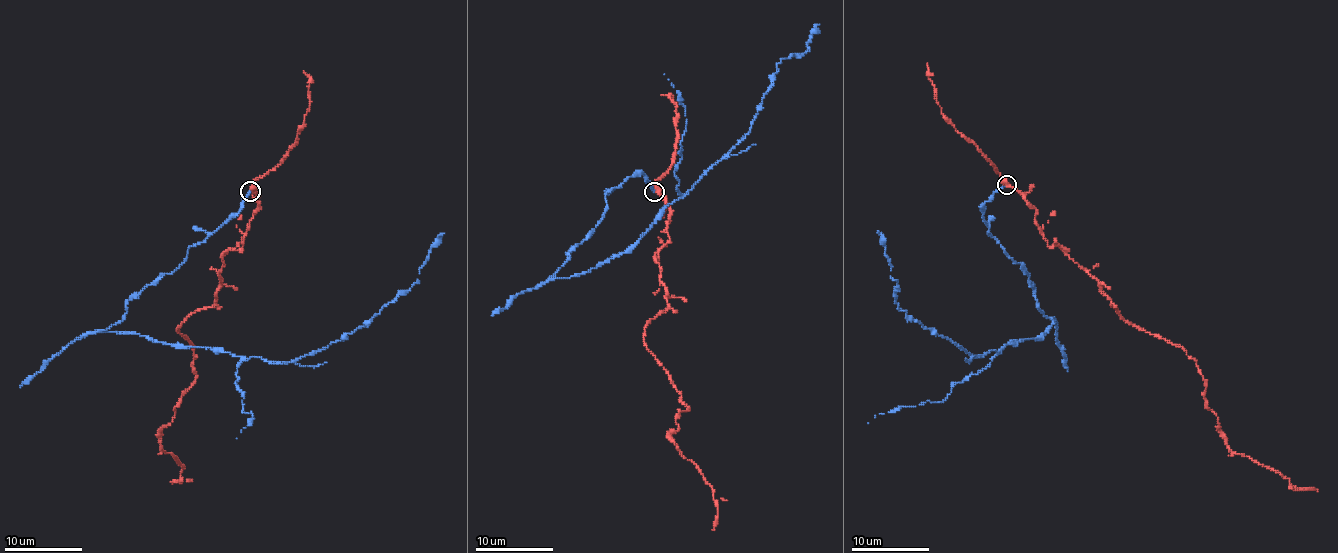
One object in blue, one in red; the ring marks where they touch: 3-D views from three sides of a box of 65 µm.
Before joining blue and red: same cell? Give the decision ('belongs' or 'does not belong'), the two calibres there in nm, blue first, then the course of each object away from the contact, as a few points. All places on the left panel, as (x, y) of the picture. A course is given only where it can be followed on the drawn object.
does not belong | 220/400 nm | blue via (249, 190), (238, 211), (127, 302), (125, 317), (105, 332), (295, 362), (365, 325), (410, 288), (444, 233) | red via (251, 190), (214, 303), (176, 329), (195, 381), (162, 429), (183, 466), (170, 481)

